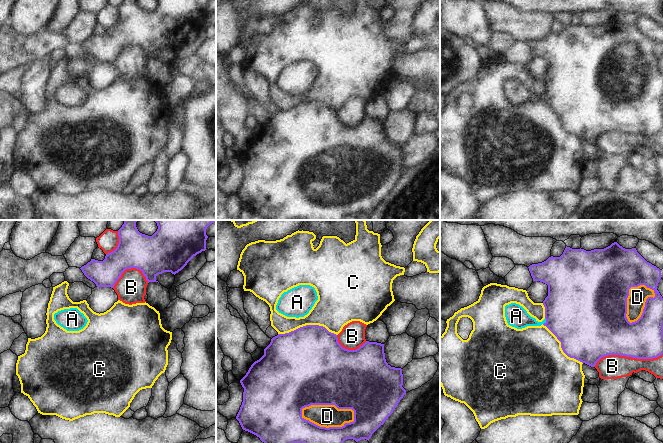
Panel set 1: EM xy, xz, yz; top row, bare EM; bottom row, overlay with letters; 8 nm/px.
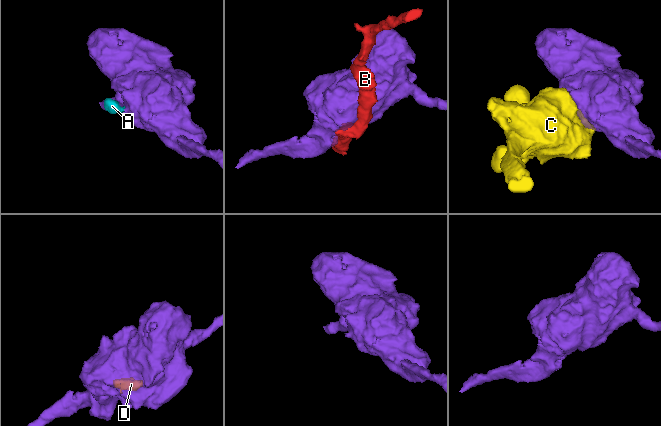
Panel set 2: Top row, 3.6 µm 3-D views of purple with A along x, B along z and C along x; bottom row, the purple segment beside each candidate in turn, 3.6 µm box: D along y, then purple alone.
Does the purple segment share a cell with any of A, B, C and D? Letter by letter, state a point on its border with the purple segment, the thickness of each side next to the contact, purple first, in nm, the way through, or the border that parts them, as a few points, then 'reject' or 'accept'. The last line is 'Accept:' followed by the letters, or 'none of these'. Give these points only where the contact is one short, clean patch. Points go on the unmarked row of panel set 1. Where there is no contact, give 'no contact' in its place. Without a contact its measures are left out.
A: meets purple in yz at (546, 97); 500 nm thick on the purple side, 170 nm on the other; runs through yz (576, 89), (546, 97), (534, 99), (516, 92); accept
B: meets purple in yz at (627, 132); 360 nm thick on the purple side, 190 nm on the other; reject
C: meets purple in xz at (307, 101); 500 nm thick on the purple side, 300 nm on the other; reject
D: meets purple in xz at (332, 180); 500 nm thick on the purple side, 180 nm on the other; accept
Accept: A, D

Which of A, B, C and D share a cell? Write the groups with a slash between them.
A D / B / C

